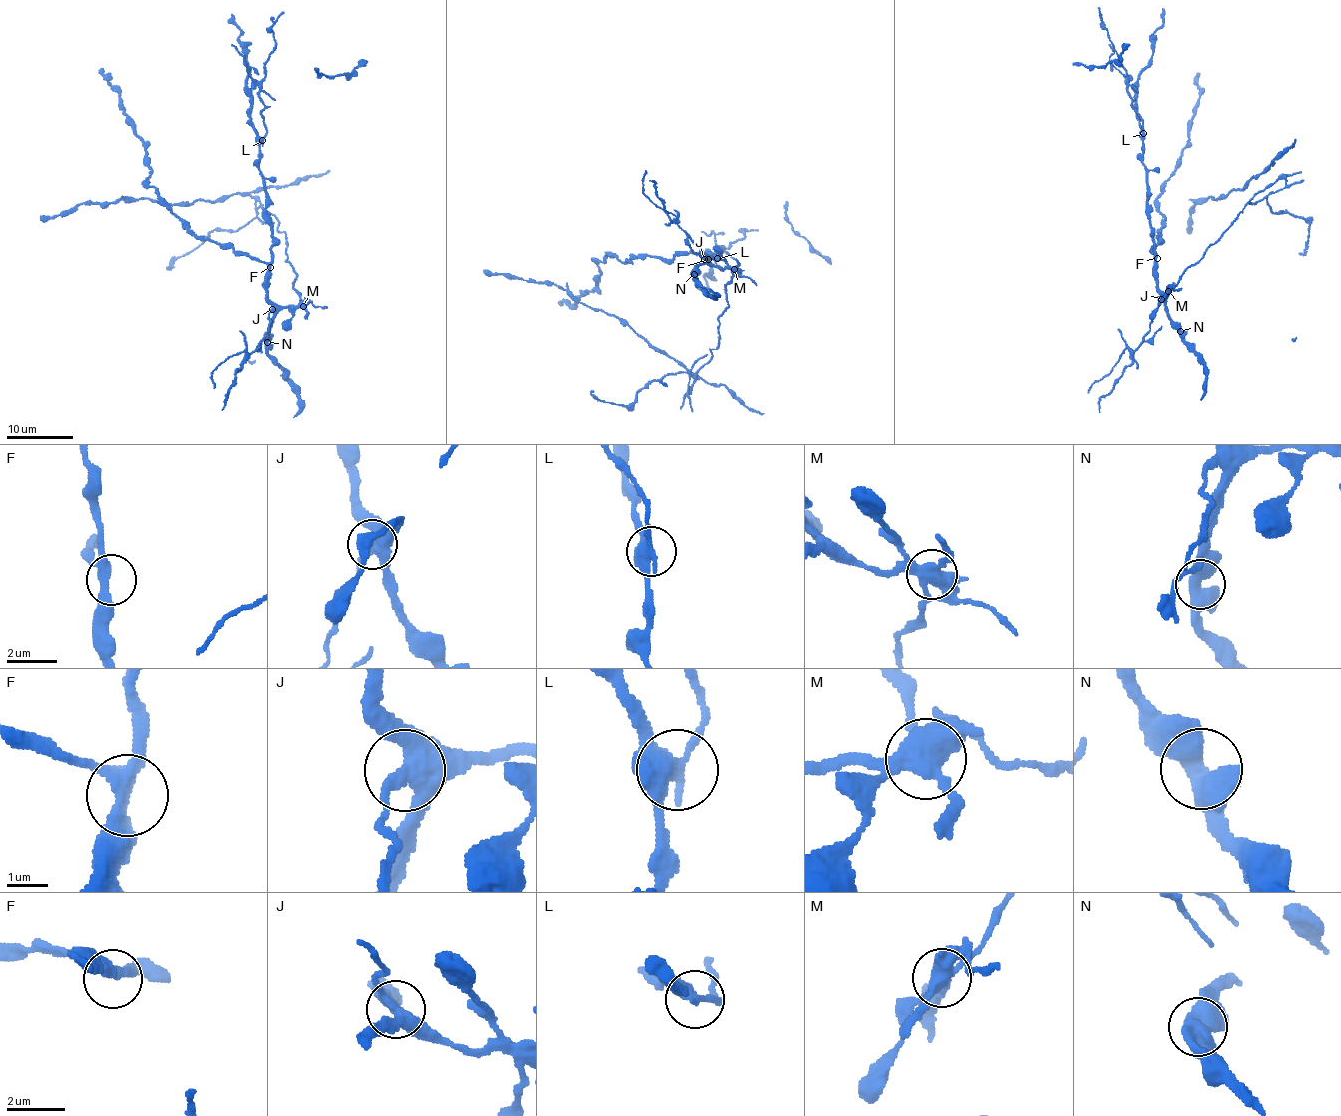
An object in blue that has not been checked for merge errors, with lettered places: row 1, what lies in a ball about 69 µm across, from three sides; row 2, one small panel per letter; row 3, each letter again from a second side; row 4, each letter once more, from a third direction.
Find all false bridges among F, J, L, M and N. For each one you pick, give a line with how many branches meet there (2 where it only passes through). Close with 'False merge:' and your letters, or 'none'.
J: 4
L: 4
M: 4
False merge: J, L, M

